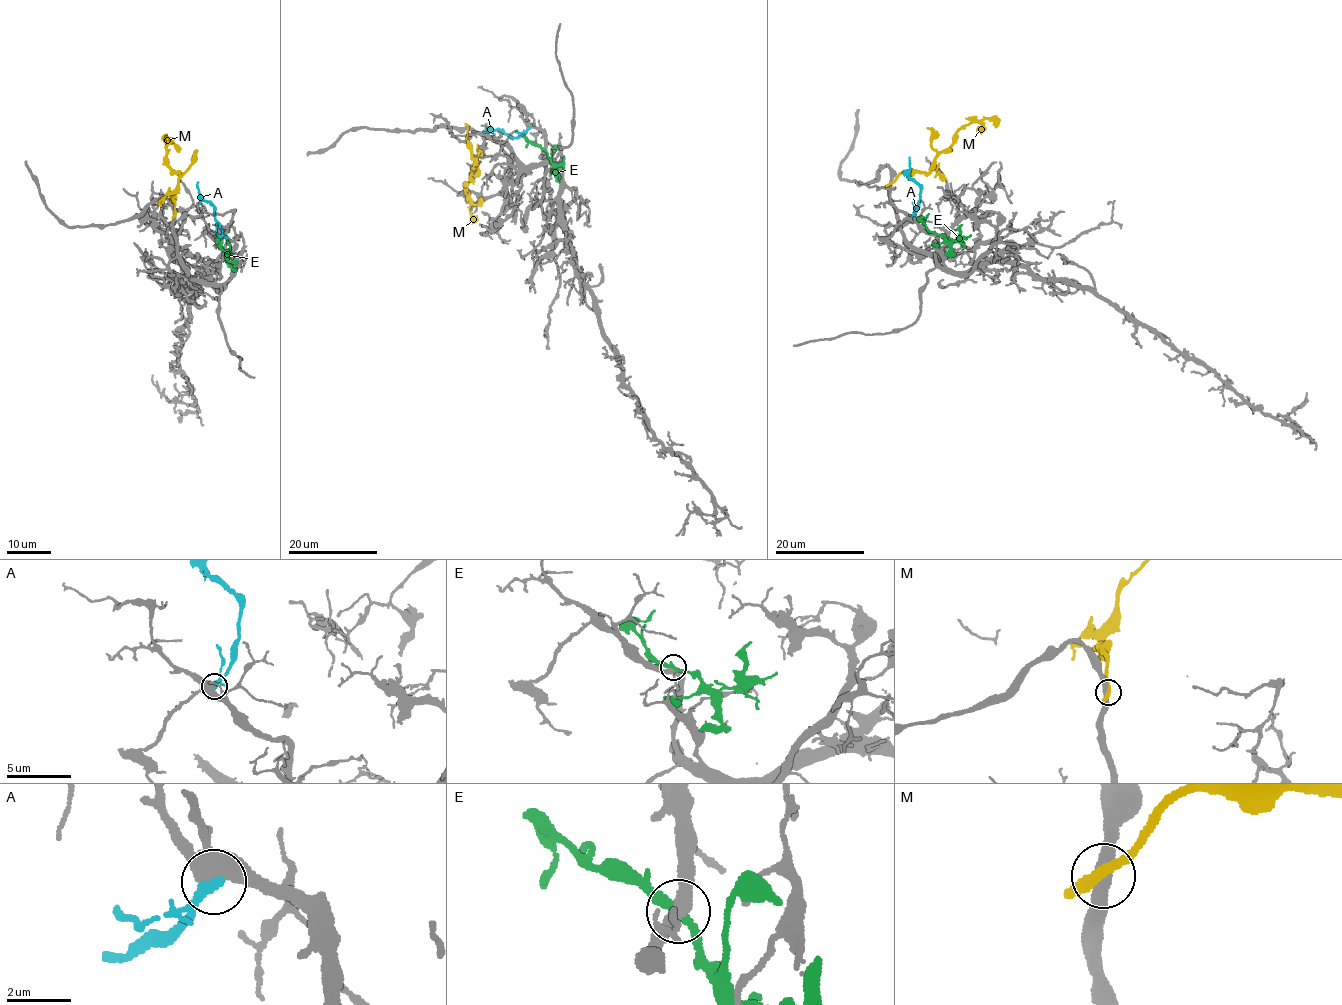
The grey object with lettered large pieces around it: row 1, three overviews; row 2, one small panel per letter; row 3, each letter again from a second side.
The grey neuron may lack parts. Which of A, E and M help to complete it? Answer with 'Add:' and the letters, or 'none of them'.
Add: A

